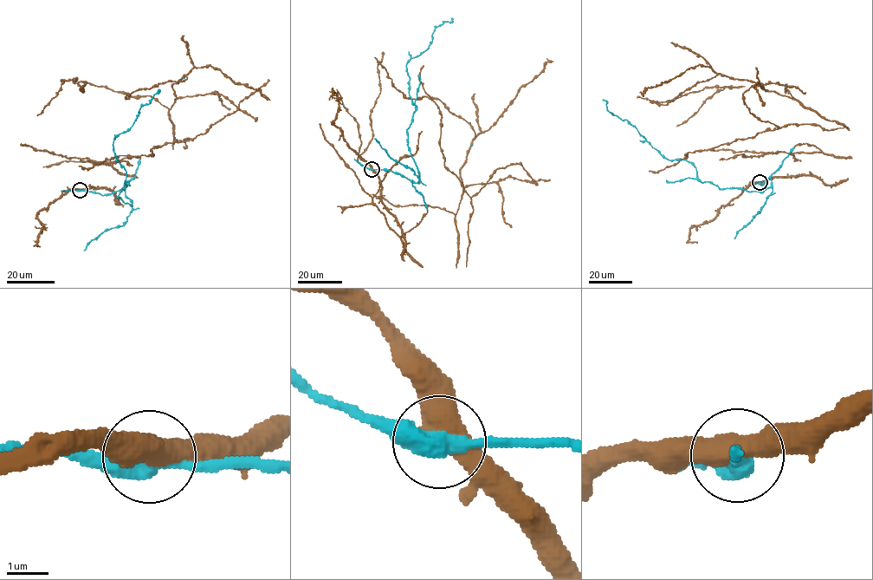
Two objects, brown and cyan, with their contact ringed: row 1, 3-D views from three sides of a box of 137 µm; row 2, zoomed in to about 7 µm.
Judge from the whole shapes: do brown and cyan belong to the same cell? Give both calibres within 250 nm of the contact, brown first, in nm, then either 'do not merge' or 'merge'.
calibres 550 and 460 nm; merge

